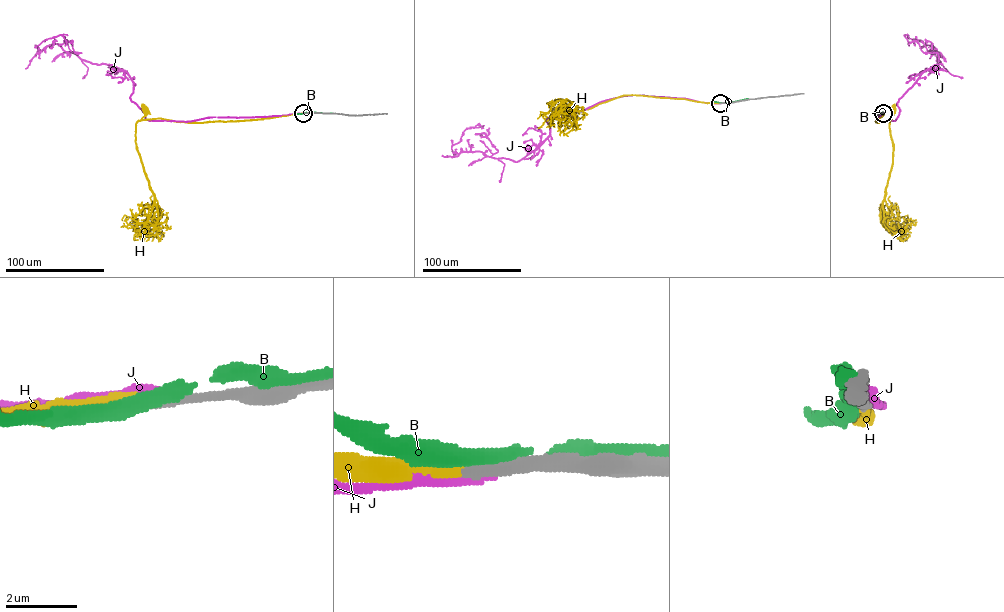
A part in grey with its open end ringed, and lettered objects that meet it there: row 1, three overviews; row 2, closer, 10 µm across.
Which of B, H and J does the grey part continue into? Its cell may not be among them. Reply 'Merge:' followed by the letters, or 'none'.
Merge: H

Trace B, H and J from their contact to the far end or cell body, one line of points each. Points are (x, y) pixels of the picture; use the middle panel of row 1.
B: (721, 103), (748, 98)
H: (720, 103), (623, 95), (581, 110), (557, 110), (561, 112)
J: (720, 103), (624, 95), (550, 117), (549, 135), (516, 161), (456, 156), (462, 133), (481, 128)

